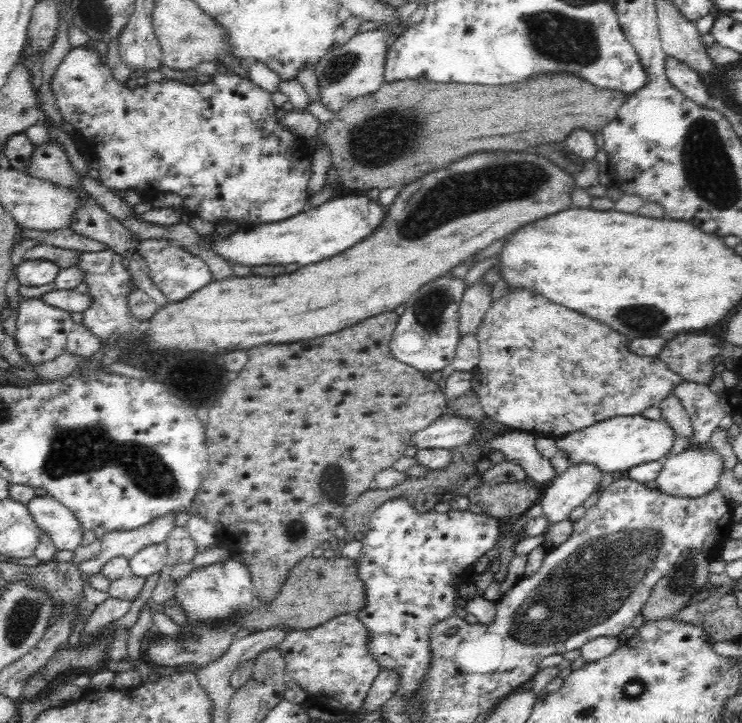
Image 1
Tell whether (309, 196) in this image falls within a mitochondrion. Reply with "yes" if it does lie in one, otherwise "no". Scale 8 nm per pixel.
no

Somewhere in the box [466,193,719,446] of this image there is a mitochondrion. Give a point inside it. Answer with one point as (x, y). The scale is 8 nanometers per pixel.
(642, 318)

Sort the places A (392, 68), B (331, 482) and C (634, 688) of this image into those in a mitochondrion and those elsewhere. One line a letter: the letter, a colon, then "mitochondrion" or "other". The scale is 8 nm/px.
A: other
B: mitochondrion
C: mitochondrion

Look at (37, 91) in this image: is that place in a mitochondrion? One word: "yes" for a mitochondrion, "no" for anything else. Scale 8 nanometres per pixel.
no

